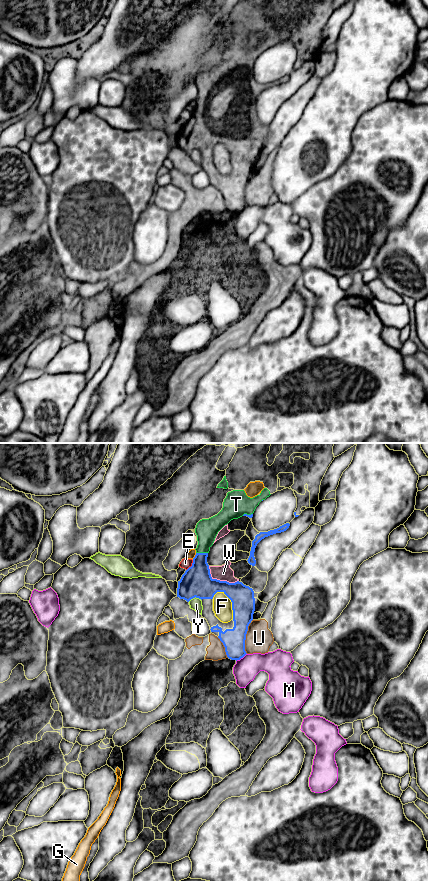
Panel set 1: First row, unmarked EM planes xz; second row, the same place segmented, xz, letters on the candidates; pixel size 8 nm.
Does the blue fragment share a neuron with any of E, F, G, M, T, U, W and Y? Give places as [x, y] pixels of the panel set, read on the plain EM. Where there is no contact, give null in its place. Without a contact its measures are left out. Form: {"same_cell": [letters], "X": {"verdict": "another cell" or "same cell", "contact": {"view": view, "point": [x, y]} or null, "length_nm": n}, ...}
{"same_cell": ["T", "W"], "E": {"verdict": "another cell", "contact": {"view": "xz", "point": [192, 117]}, "length_nm": 110}, "F": {"verdict": "another cell", "contact": {"view": "xz", "point": [232, 155]}, "length_nm": 260}, "G": {"verdict": "another cell", "contact": {"view": "xz", "point": [195, 108]}, "length_nm": 70}, "M": {"verdict": "another cell", "contact": {"view": "xz", "point": [241, 209]}, "length_nm": 110}, "T": {"verdict": "same cell", "contact": {"view": "xz", "point": [202, 105]}, "length_nm": 100}, "U": {"verdict": "another cell", "contact": {"view": "xz", "point": [245, 190]}, "length_nm": 260}, "W": {"verdict": "same cell", "contact": {"view": "xz", "point": [219, 132]}, "length_nm": 280}, "Y": {"verdict": "another cell", "contact": {"view": "xz", "point": [194, 149]}, "length_nm": 110}}

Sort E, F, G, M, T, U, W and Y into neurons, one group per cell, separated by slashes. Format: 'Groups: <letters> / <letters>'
Groups: E / F U / G / M / T W / Y

